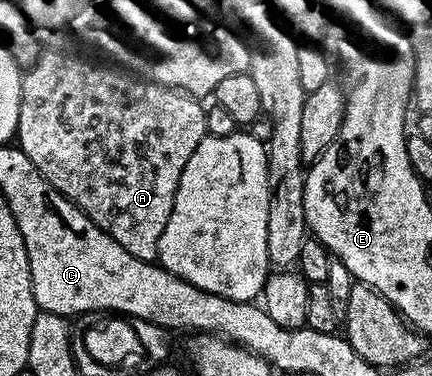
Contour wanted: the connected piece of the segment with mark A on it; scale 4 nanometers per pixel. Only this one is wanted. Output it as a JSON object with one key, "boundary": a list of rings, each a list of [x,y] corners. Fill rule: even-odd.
{"boundary":[[[43,50],[40,58],[36,58],[36,66],[25,69],[22,74],[22,85],[20,86],[20,122],[18,123],[18,135],[16,137],[17,147],[21,148],[24,154],[28,154],[28,162],[40,170],[40,174],[64,198],[68,198],[104,234],[116,238],[128,254],[132,254],[141,260],[153,261],[158,254],[158,243],[160,234],[164,234],[164,226],[168,226],[168,218],[172,214],[174,195],[180,186],[180,174],[184,174],[184,166],[188,166],[188,158],[192,158],[192,150],[200,146],[200,142],[208,135],[206,130],[206,108],[203,101],[197,96],[190,96],[187,92],[181,92],[178,88],[168,88],[163,84],[156,84],[153,80],[145,79],[129,70],[113,66],[109,68],[106,64],[93,64],[82,56],[73,56],[70,52],[50,52]]]}

